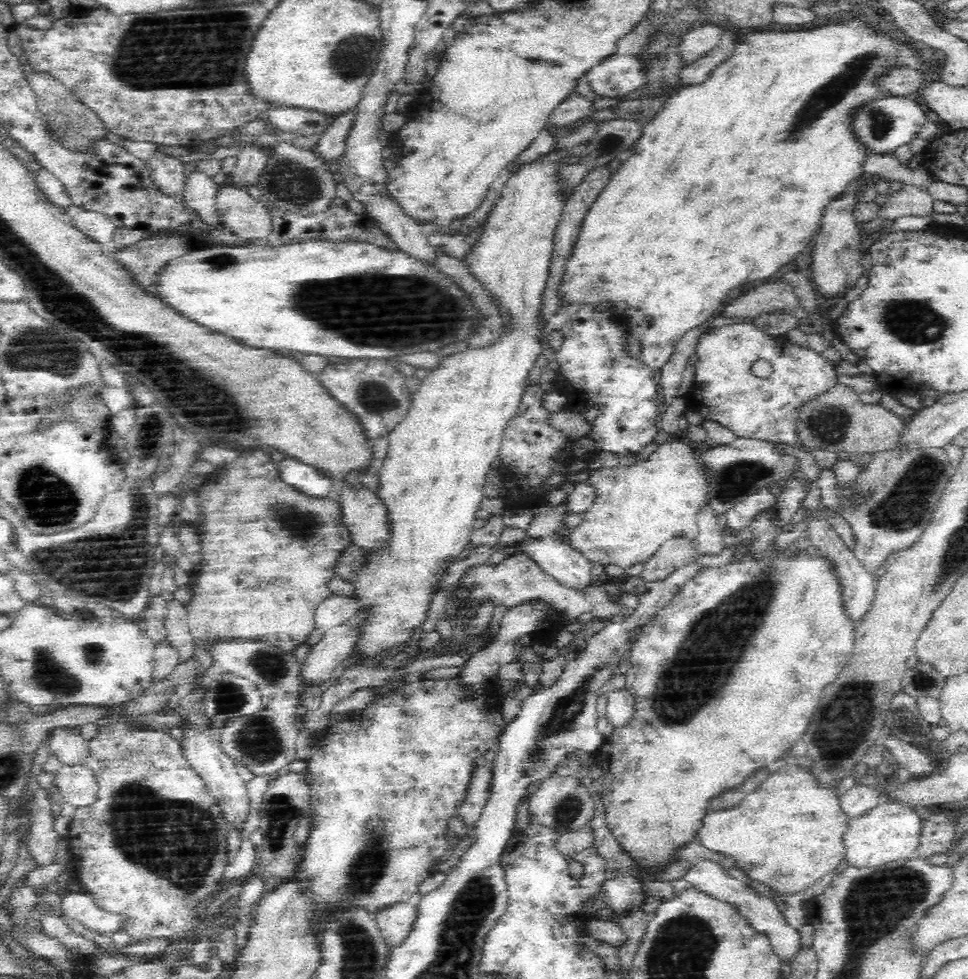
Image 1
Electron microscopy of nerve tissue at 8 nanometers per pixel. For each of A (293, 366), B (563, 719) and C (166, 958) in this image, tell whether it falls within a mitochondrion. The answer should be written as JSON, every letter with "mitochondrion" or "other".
{"A":"other","B":"mitochondrion","C":"other"}

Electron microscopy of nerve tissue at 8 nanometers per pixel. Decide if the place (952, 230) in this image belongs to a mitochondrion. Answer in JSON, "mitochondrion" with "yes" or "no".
{"mitochondrion":"no"}

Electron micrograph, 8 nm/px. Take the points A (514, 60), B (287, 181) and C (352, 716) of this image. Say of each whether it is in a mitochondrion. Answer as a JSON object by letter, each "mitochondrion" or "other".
{"A":"other","B":"mitochondrion","C":"other"}

